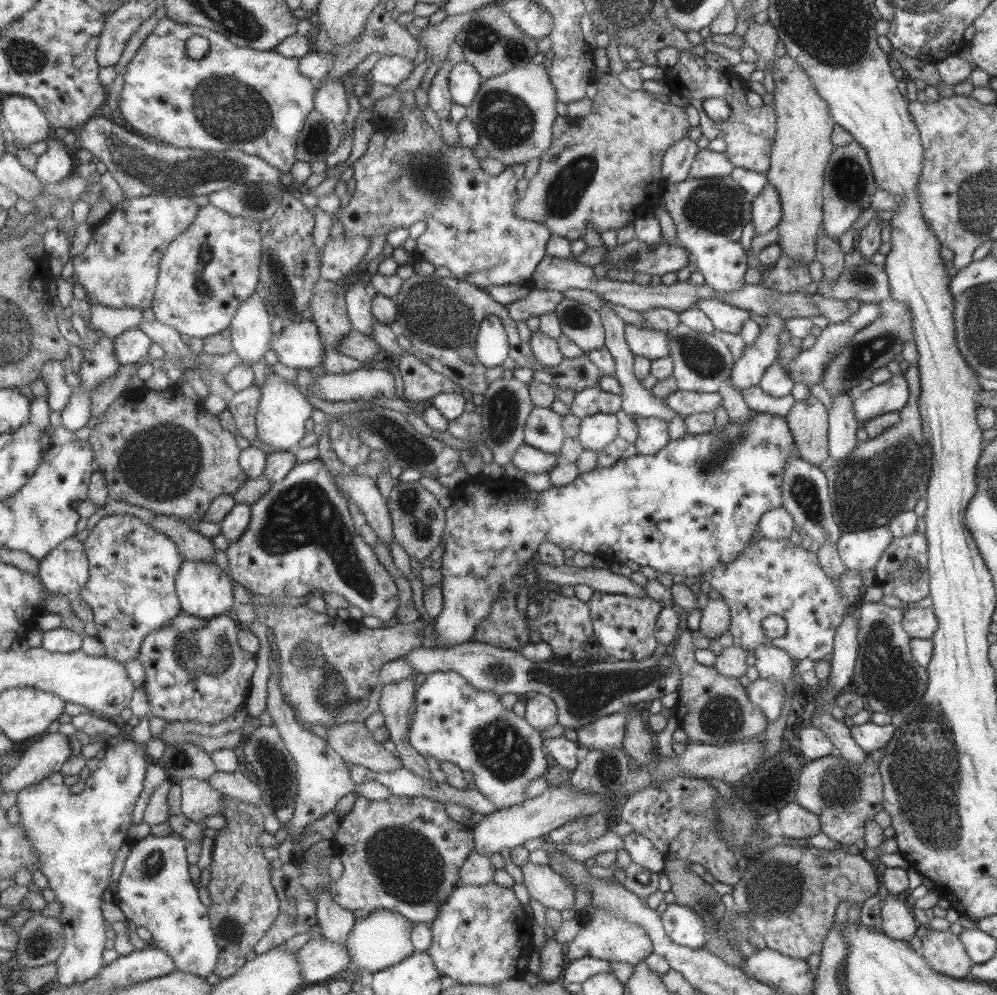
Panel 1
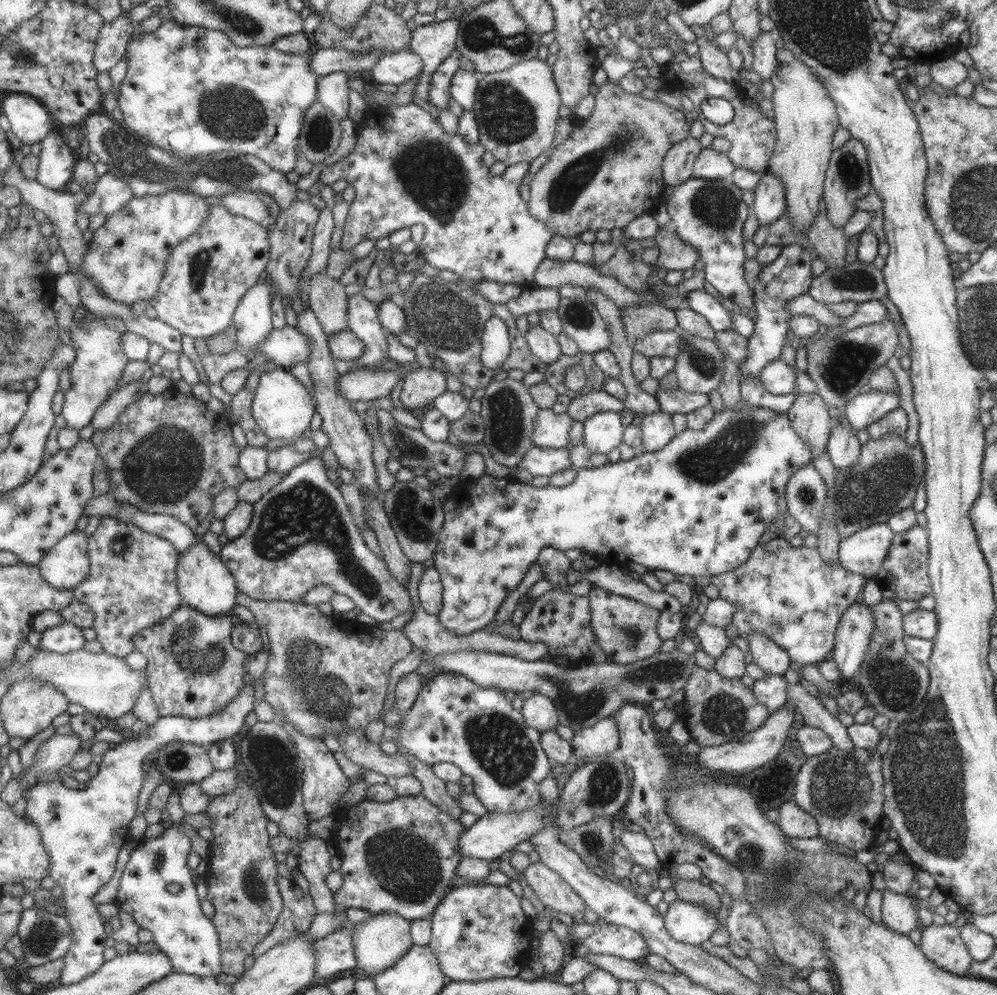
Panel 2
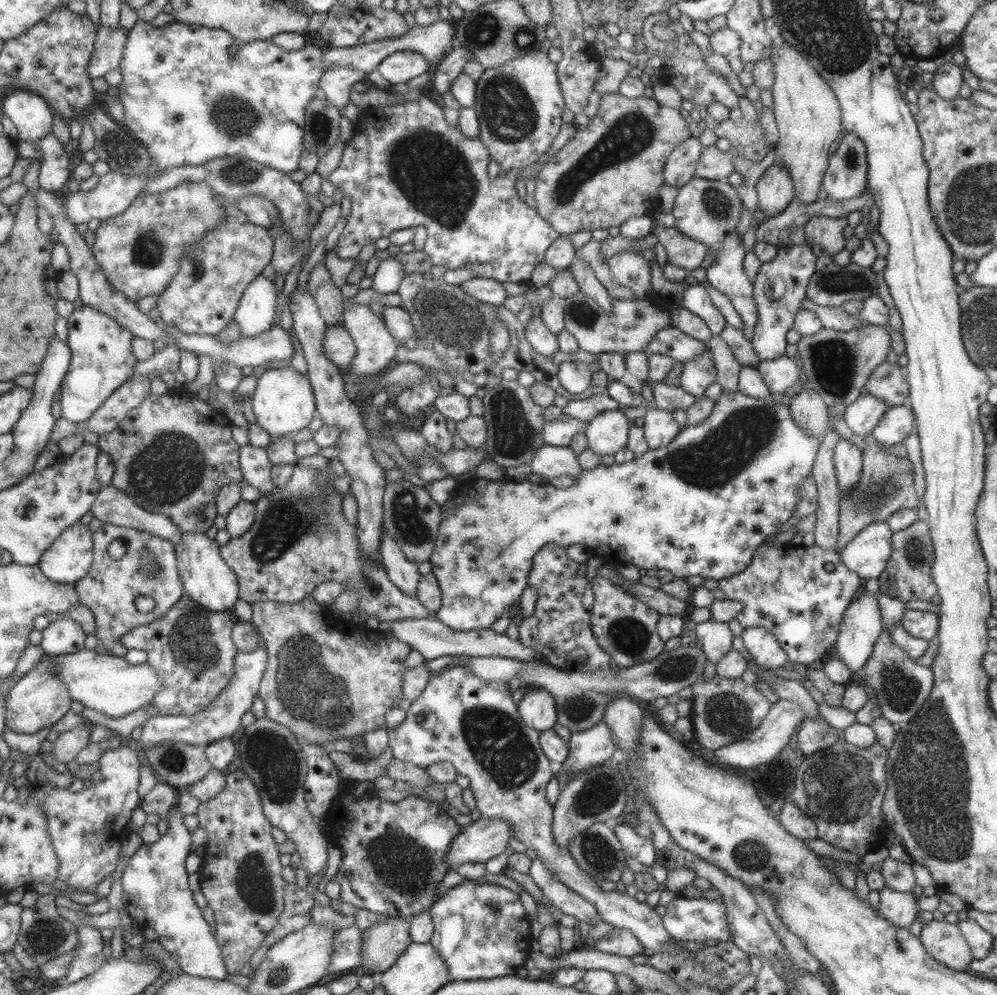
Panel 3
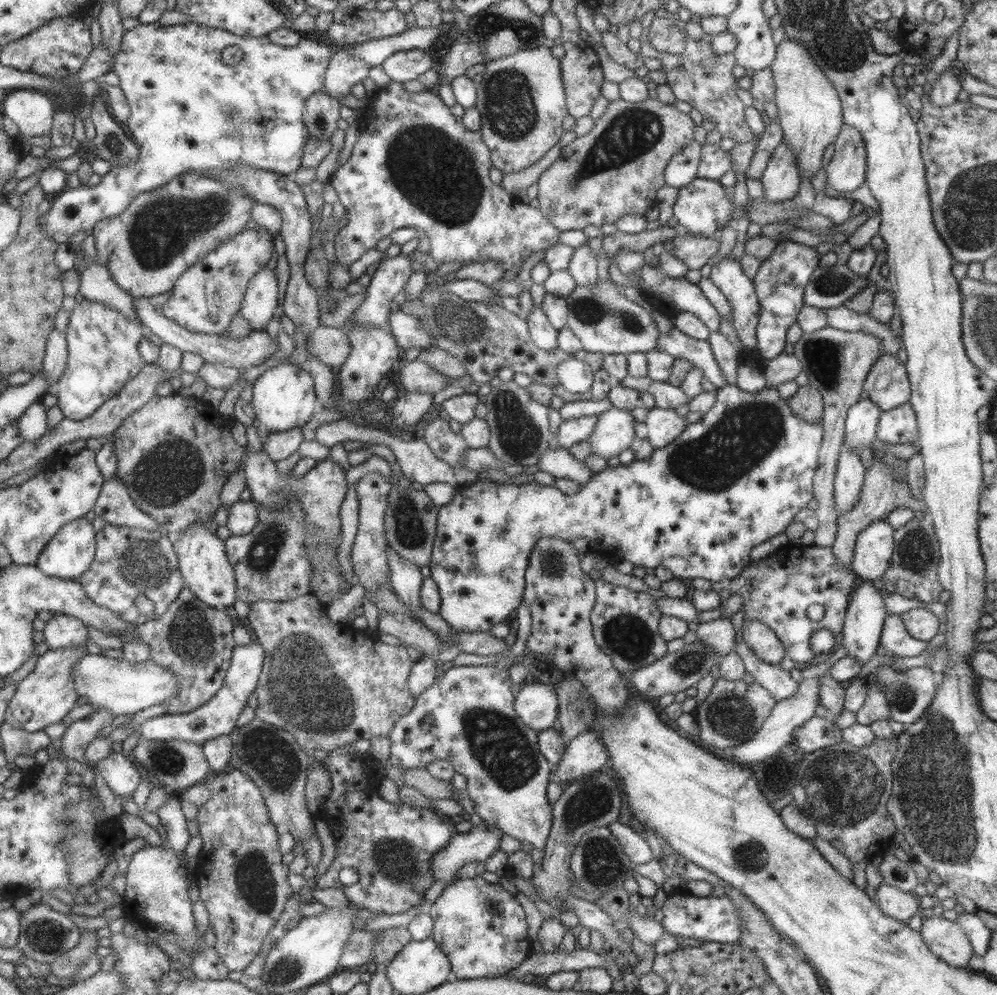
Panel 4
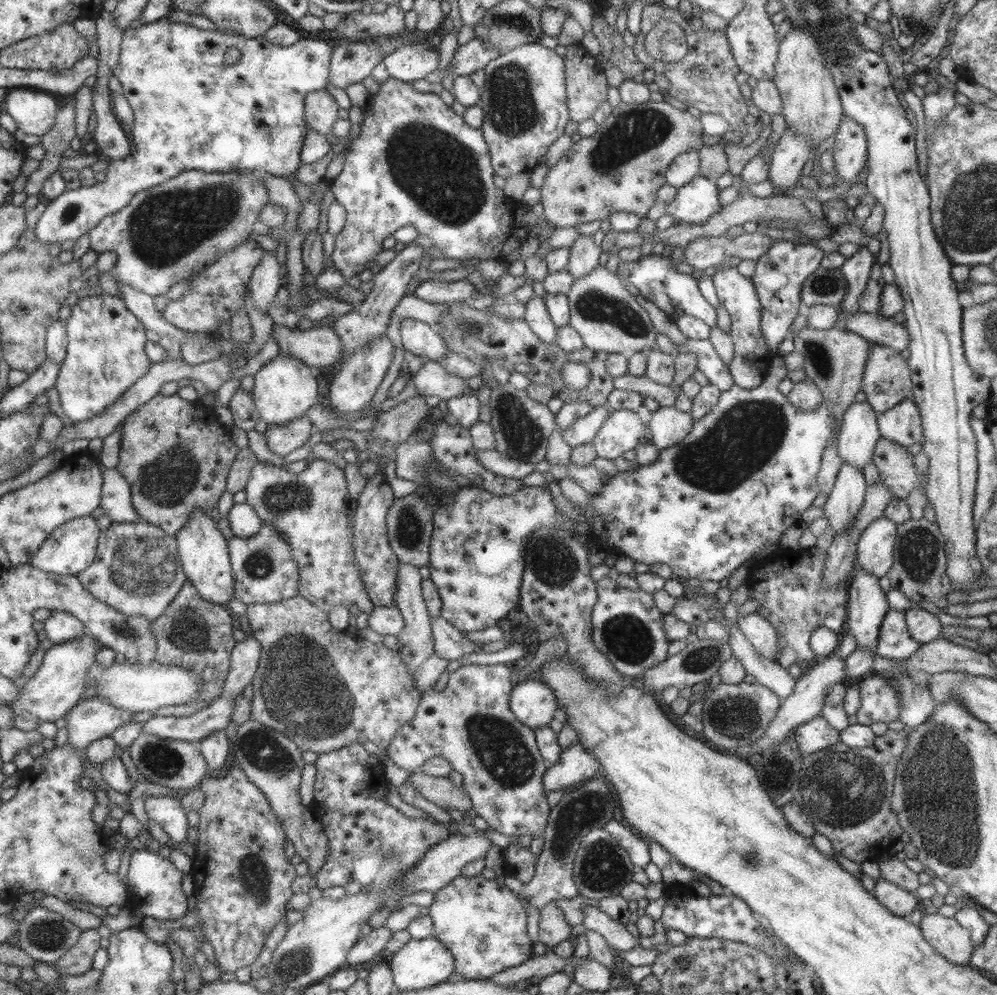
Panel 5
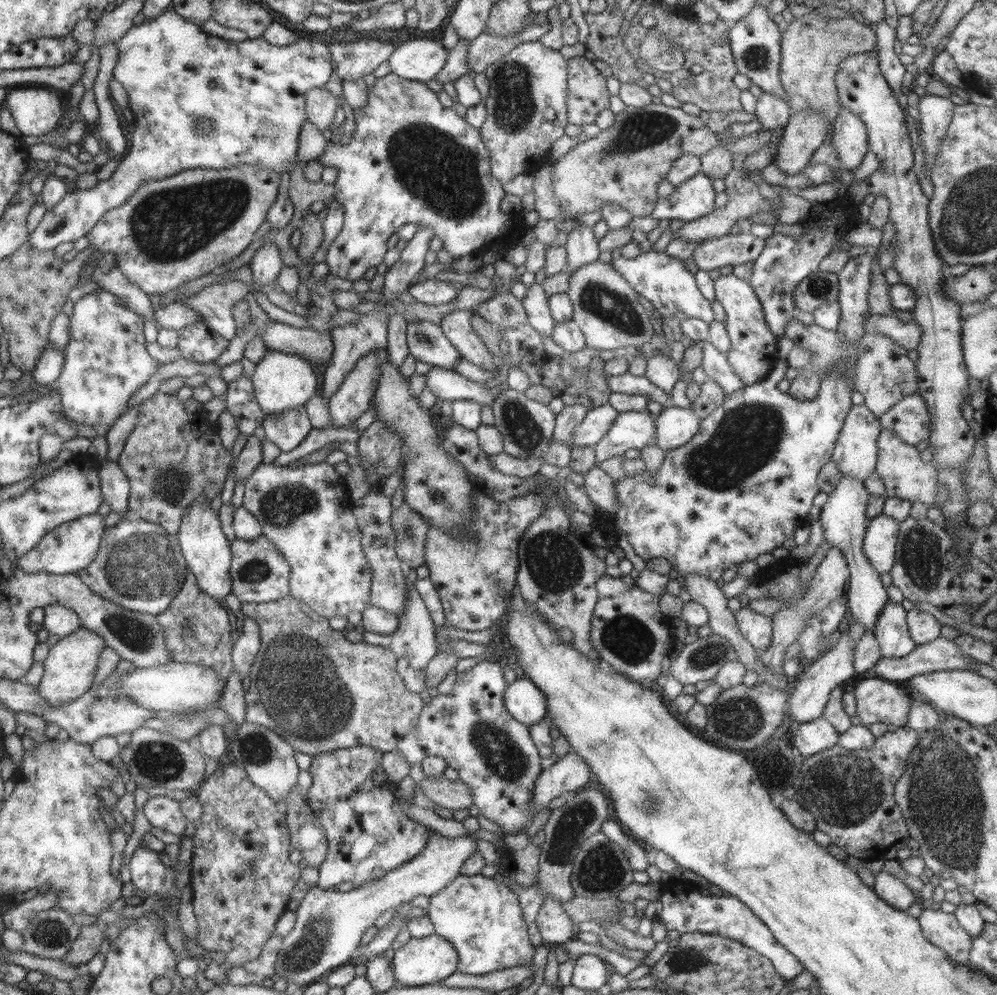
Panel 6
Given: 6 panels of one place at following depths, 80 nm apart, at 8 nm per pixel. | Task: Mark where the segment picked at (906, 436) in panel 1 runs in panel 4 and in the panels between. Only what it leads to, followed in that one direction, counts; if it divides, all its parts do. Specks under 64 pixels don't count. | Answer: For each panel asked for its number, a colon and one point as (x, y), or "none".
2: (883, 480)
3: (885, 485)
4: (880, 492)

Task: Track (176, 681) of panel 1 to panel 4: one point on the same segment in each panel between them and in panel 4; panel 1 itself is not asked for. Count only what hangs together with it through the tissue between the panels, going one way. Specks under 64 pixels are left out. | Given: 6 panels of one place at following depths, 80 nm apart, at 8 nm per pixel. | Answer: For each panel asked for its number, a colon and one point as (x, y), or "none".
2: (193, 670)
3: (190, 648)
4: (194, 641)

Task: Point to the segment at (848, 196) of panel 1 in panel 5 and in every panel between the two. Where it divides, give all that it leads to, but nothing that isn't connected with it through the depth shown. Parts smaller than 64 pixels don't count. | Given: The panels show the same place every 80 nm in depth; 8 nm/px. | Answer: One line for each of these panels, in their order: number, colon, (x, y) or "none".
2: (846, 179)
3: (845, 176)
4: (845, 171)
5: (849, 152)

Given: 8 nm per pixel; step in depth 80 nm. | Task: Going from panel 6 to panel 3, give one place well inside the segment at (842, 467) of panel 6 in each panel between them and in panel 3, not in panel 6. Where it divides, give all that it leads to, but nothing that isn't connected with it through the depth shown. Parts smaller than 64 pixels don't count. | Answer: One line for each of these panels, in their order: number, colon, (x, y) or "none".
3: (861, 416)
4: (861, 419)
5: (858, 434)

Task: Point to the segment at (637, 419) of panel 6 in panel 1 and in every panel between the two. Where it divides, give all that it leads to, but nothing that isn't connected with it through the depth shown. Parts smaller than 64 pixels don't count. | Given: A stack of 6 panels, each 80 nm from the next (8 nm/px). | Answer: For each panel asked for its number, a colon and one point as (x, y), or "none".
1: (595, 431)
2: (602, 431)
3: (606, 433)
4: (613, 432)
5: (619, 433)

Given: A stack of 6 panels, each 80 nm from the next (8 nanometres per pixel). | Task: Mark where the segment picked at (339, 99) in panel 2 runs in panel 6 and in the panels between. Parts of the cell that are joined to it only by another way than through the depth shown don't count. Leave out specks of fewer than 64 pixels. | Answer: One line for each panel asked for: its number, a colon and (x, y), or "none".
3: (335, 82)
4: (343, 71)
5: (350, 61)
6: (354, 59)

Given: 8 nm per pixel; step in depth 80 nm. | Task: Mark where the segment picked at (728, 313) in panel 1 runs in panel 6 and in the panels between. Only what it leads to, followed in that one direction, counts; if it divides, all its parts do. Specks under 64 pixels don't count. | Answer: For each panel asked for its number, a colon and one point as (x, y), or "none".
2: (704, 302)
3: (694, 299)
4: (668, 295)
5: (674, 293)
6: (662, 280)

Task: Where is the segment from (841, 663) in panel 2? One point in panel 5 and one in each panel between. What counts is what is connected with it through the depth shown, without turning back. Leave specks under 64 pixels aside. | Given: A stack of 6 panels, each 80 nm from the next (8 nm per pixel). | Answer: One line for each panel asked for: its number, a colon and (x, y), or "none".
3: (861, 624)
4: (860, 636)
5: (867, 604)

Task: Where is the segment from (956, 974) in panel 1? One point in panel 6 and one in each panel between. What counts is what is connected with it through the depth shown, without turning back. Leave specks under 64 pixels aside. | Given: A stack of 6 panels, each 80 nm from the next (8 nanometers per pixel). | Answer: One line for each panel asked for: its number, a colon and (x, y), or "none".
2: (942, 944)
3: (942, 940)
4: (944, 938)
5: (952, 941)
6: (940, 928)

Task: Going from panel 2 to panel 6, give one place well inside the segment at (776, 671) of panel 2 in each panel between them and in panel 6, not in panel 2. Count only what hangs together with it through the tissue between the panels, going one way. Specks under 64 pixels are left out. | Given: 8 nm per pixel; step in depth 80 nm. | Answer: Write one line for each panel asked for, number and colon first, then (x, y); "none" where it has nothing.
3: (765, 651)
4: (760, 638)
5: (762, 635)
6: (756, 629)

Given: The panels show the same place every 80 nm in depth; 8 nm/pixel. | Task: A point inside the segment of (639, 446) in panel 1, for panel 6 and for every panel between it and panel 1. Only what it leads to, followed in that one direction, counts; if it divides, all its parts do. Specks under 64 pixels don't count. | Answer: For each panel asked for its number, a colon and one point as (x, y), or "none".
2: (656, 428)
3: (659, 427)
4: (663, 426)
5: (667, 426)
6: (674, 426)

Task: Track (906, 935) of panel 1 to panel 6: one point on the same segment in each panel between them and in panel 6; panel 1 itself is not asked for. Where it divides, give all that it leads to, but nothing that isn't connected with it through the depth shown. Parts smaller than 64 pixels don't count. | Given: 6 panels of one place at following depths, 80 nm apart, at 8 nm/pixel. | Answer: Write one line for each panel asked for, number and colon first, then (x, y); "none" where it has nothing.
2: (897, 912)
3: (901, 908)
4: (900, 905)
5: (900, 902)
6: (888, 887)

